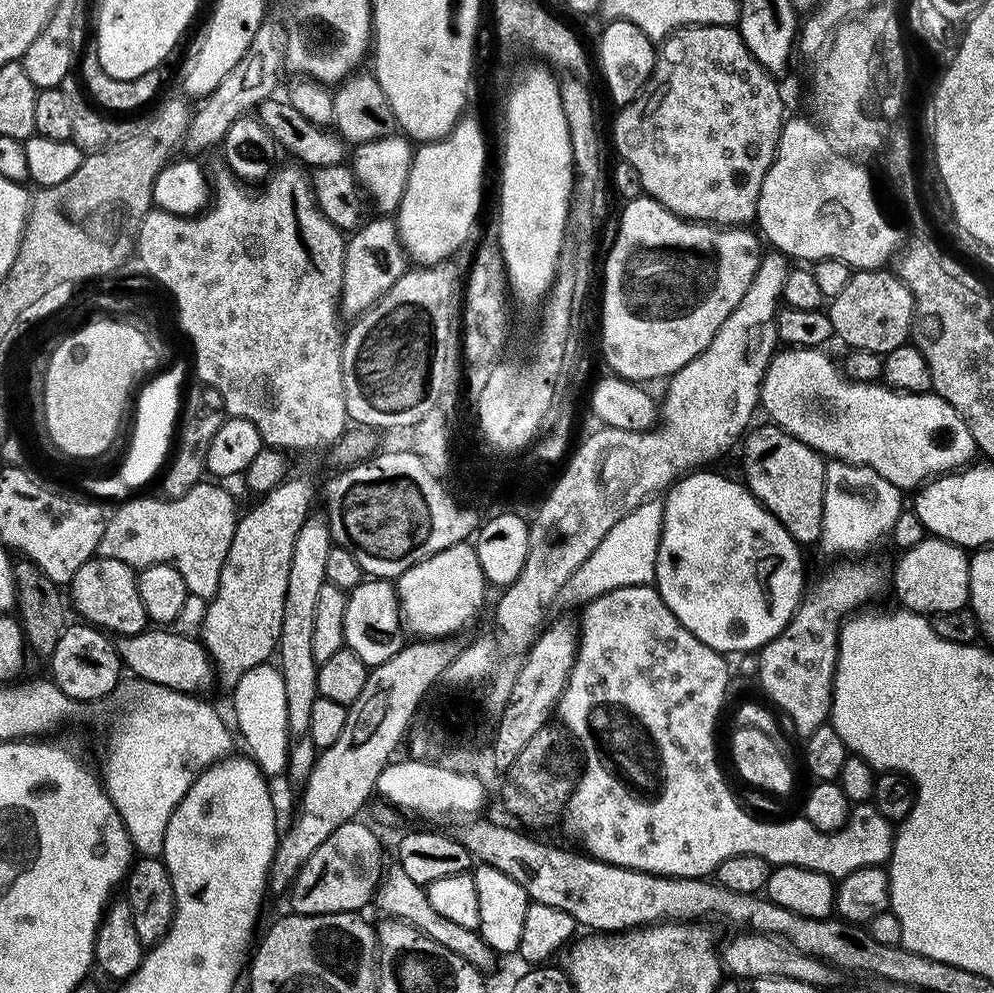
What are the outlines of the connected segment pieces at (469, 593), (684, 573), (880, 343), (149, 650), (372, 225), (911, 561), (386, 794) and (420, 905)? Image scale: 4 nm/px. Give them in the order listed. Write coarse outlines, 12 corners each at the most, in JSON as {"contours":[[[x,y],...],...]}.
{"contours":[[[471,543],[396,577],[413,637],[451,637],[484,604]],[[739,479],[663,497],[654,587],[716,652],[806,591],[801,545]],[[856,270],[826,313],[837,341],[909,343],[916,300],[891,271]],[[152,626],[115,641],[137,680],[203,693],[210,661],[196,636]],[[388,214],[347,237],[340,310],[371,310],[409,271]],[[926,538],[890,584],[909,612],[968,604],[969,553]],[[389,762],[376,792],[428,818],[474,816],[478,777],[428,762]],[[399,862],[387,865],[374,904],[488,974],[498,954],[477,929],[430,906]]]}

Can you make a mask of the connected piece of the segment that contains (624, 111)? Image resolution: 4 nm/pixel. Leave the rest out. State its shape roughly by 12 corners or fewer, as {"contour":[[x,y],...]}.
{"contour":[[739,27],[665,36],[612,124],[683,220],[755,221],[784,100]]}

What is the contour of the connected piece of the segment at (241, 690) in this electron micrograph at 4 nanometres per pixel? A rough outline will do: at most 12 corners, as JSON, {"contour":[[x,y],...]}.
{"contour":[[260,664],[232,686],[237,731],[267,777],[288,767],[286,686]]}

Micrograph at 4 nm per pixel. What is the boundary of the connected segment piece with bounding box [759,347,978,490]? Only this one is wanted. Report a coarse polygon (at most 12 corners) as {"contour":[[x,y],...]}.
{"contour":[[768,361],[759,407],[828,460],[916,490],[977,455],[931,391]]}

